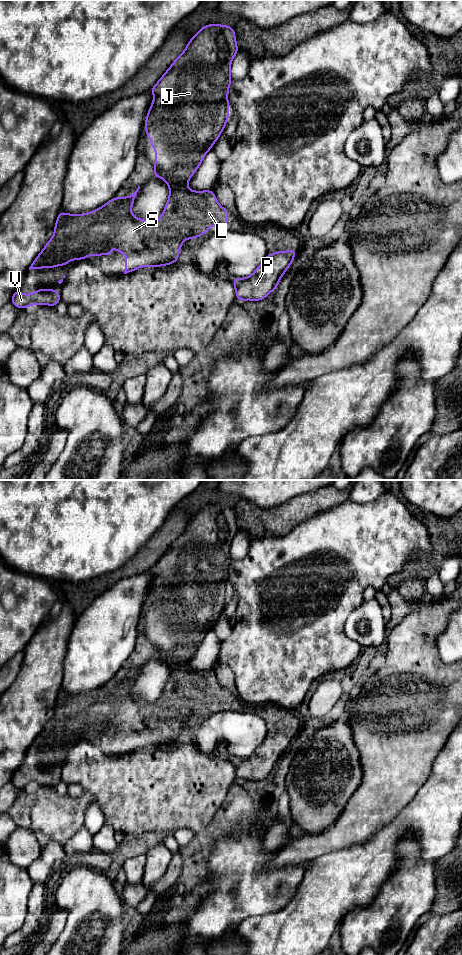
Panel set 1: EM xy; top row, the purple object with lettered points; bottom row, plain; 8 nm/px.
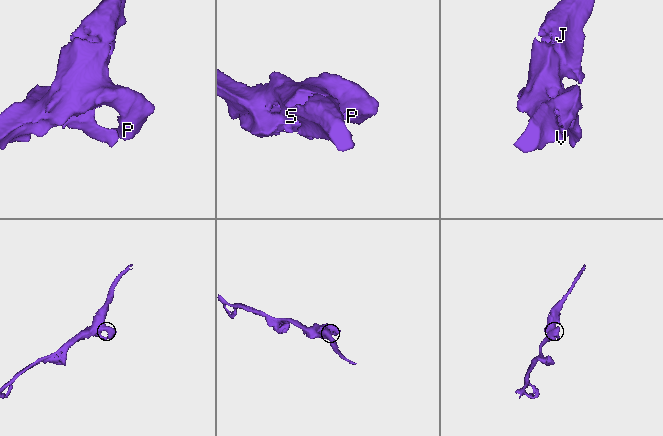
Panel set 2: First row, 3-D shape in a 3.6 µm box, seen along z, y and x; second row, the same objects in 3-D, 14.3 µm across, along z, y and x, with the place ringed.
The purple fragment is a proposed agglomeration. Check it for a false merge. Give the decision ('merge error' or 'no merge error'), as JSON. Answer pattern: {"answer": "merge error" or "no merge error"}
{"answer": "no merge error"}

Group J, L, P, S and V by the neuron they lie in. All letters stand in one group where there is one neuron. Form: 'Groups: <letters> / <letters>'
Groups: J L P S V

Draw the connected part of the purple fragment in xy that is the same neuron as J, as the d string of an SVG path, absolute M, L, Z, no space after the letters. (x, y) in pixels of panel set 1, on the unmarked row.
M220 504L205 505L150 570L154 577L144 607L153 632L158 632L153 656L163 659L169 666L169 678L160 698L147 701L131 693L140 666L129 677L113 677L100 688L85 694L60 691L52 718L29 750L64 746L71 740L85 740L89 735L111 736L117 729L126 736L124 754L127 754L139 747L161 747L177 742L182 723L188 718L202 716L211 705L225 710L229 692L218 683L215 673L210 669L189 670L188 661L228 601L228 572L232 562L230 548L238 531L234 508Z

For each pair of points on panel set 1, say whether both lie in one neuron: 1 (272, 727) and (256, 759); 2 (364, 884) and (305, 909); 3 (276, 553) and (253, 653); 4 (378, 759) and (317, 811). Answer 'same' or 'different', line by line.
1: same
2: same
3: same
4: different

